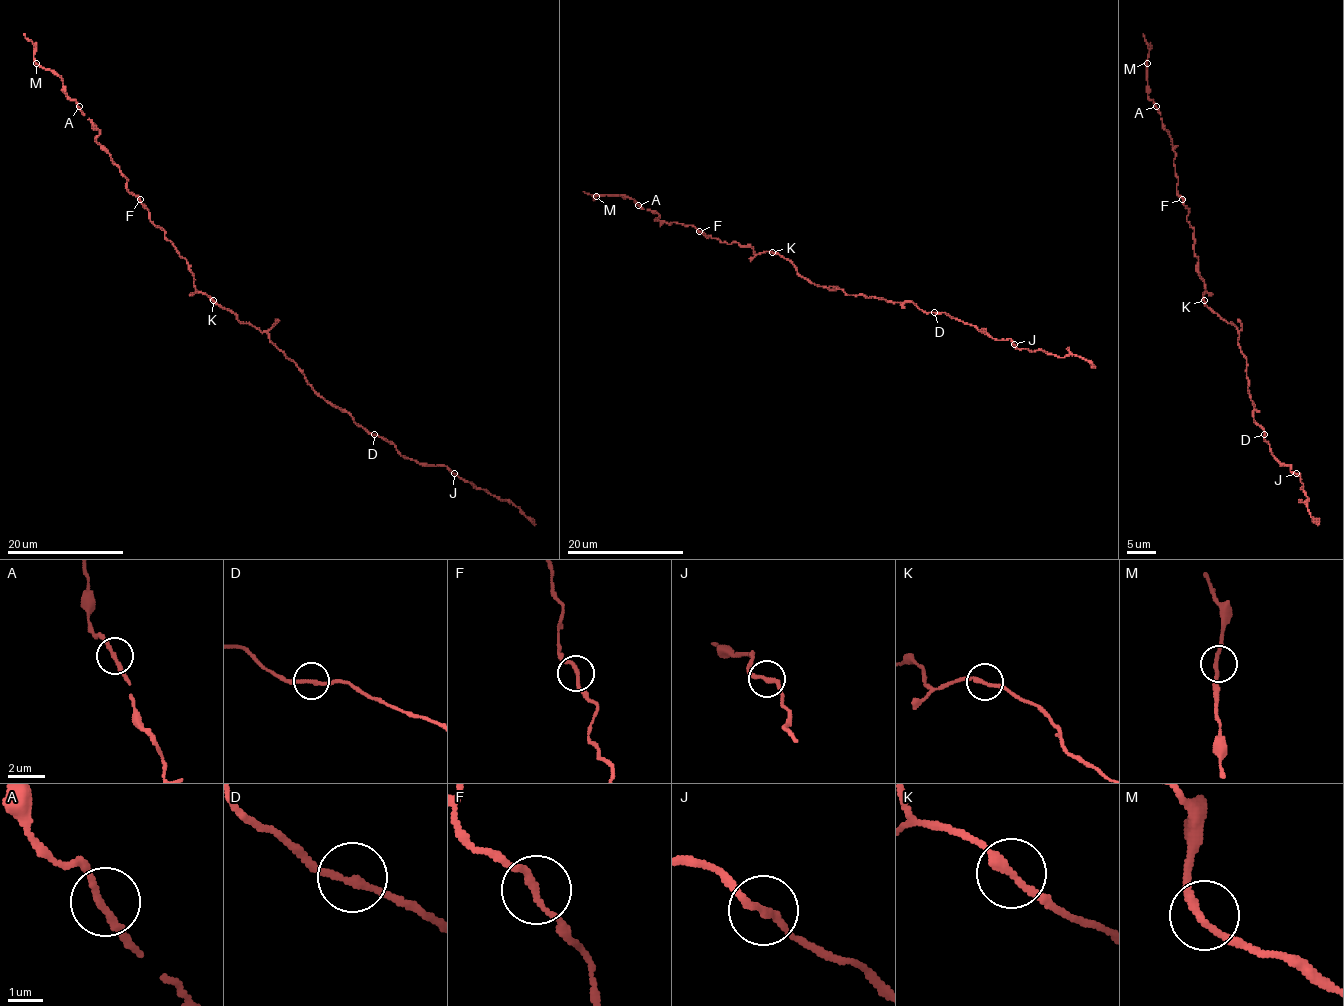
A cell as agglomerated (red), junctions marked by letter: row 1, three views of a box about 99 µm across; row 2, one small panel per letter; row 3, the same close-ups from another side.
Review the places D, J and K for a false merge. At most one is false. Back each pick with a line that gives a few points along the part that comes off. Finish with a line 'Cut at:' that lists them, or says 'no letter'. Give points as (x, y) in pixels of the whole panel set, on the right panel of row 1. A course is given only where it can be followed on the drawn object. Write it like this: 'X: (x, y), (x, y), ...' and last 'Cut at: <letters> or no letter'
Cut at: no letter

